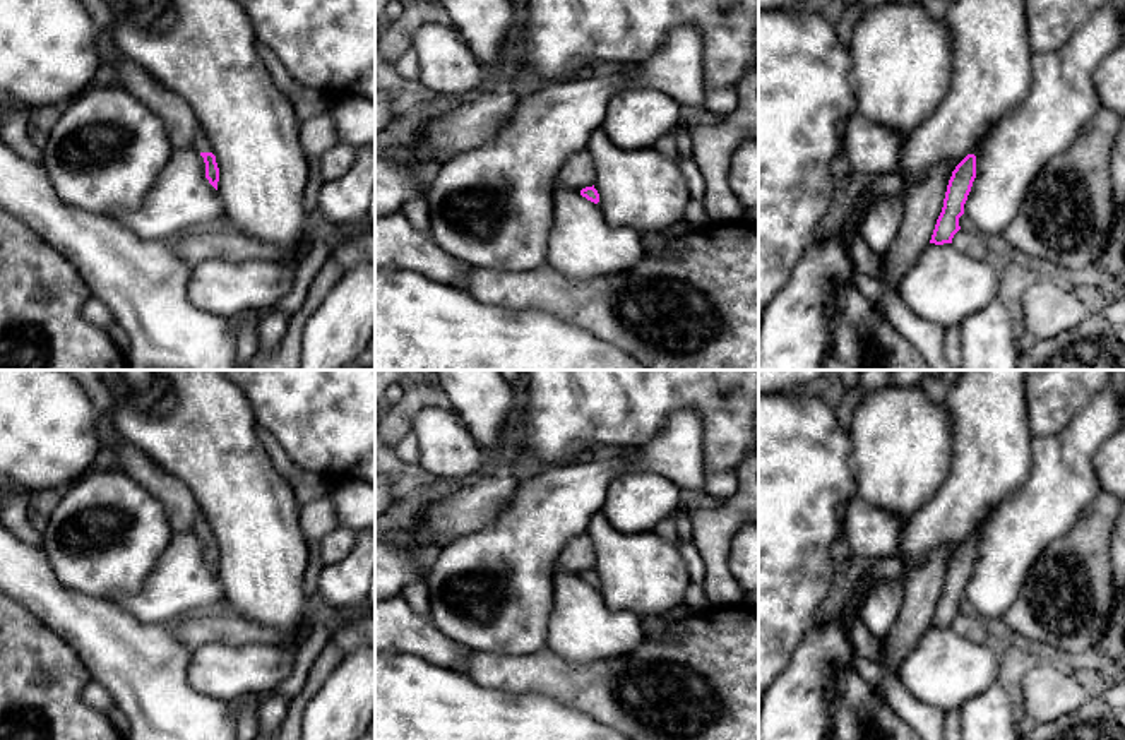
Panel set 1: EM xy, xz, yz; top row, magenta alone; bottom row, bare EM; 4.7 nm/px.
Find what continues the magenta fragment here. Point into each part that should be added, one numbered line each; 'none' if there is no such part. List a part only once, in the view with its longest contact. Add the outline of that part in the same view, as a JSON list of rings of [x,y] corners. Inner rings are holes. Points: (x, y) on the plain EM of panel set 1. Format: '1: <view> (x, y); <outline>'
1: xy (201, 528); [[[199,512],[193,531],[199,536],[212,536],[211,528],[202,512]]]

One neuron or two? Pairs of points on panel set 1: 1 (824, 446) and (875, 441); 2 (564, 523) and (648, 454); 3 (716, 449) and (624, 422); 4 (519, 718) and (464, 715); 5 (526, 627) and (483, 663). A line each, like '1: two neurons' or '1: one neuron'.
1: two neurons
2: one neuron
3: one neuron
4: one neuron
5: two neurons

